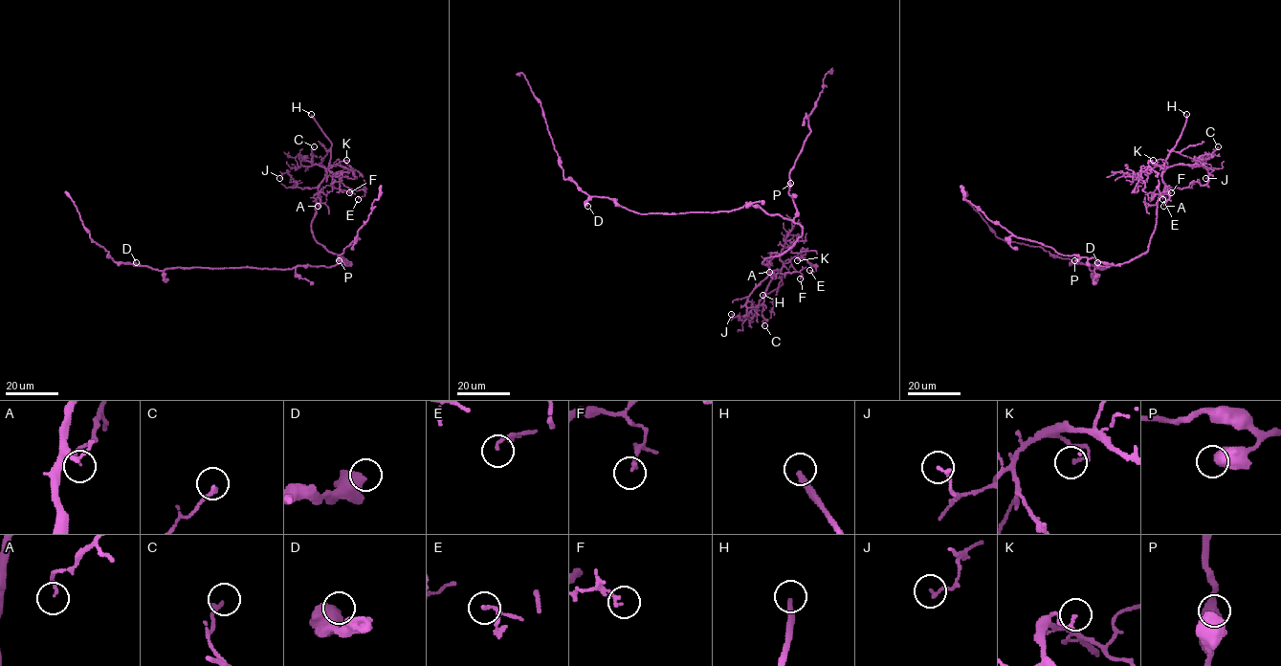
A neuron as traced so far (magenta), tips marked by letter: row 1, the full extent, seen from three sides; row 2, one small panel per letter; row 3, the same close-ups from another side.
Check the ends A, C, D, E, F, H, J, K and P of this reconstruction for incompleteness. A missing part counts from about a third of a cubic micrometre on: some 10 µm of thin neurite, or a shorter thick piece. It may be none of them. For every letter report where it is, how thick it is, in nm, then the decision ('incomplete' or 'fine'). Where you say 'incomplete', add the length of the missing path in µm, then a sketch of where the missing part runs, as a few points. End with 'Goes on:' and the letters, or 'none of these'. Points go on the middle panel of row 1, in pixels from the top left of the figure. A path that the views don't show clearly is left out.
A: (769, 272) | 100 nm | fine
C: (764, 325) | 190 nm | fine
D: (587, 206) | 600 nm | fine
E: (809, 270) | 130 nm | fine
F: (800, 278) | 140 nm | fine
H: (762, 295) | 260 nm | incomplete | 110 µm
J: (731, 314) | 140 nm | fine
K: (797, 260) | 110 nm | fine
P: (790, 183) | 650 nm | fine
Goes on: H

